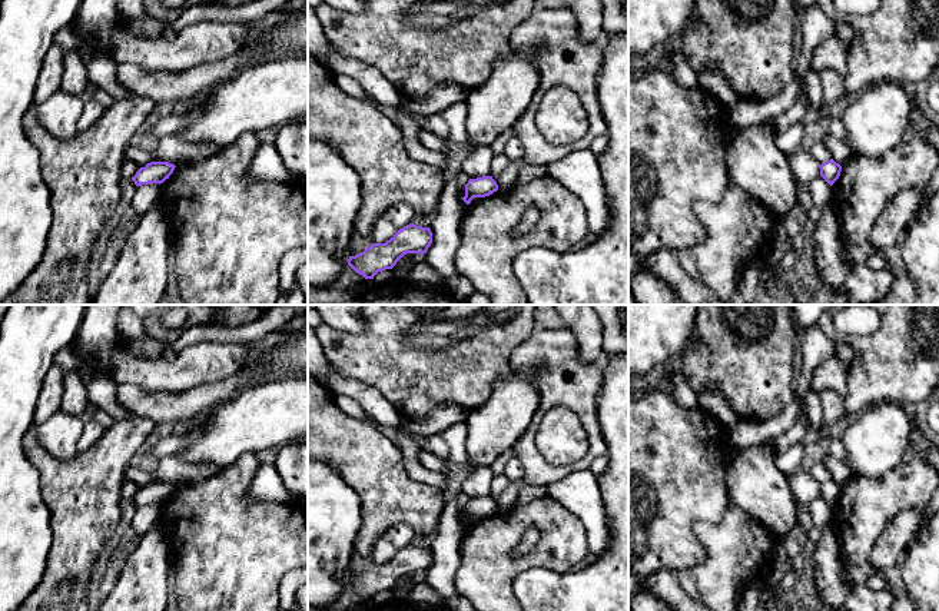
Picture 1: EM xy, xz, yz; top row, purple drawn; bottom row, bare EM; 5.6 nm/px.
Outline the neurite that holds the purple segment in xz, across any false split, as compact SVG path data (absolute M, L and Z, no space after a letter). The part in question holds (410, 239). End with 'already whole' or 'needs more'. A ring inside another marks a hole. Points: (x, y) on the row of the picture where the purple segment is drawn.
M409 223L399 229L385 243L372 243L364 252L349 256L348 265L365 279L374 279L378 272L392 269L407 253L425 253L432 243L429 228Z | already whole

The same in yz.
M833 159L820 165L820 176L832 186L840 176L842 166Z | already whole

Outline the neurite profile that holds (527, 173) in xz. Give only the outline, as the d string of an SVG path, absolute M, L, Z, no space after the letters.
M524 165L520 169L517 180L511 186L498 186L498 190L505 190L508 187L521 187L531 183L532 180L537 180L545 176L547 176L547 166Z

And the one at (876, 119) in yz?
M879 82L855 94L842 114L855 155L882 157L900 145L909 124L912 99L903 84Z

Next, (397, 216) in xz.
M394 205L388 207L382 215L376 217L371 230L371 239L374 243L385 243L404 226L412 222L415 216L414 209L407 205Z

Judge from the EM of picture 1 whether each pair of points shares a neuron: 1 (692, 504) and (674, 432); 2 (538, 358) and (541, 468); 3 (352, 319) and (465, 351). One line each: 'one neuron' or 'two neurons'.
1: one neuron
2: one neuron
3: two neurons

